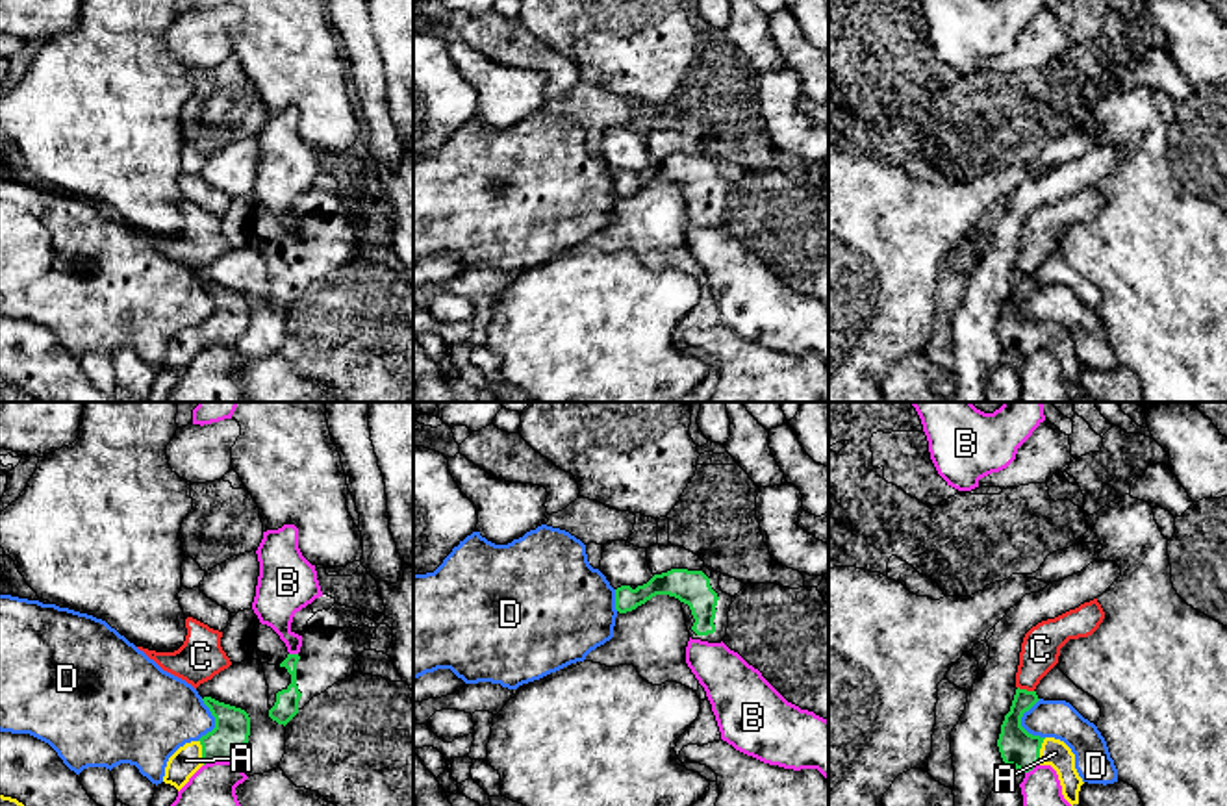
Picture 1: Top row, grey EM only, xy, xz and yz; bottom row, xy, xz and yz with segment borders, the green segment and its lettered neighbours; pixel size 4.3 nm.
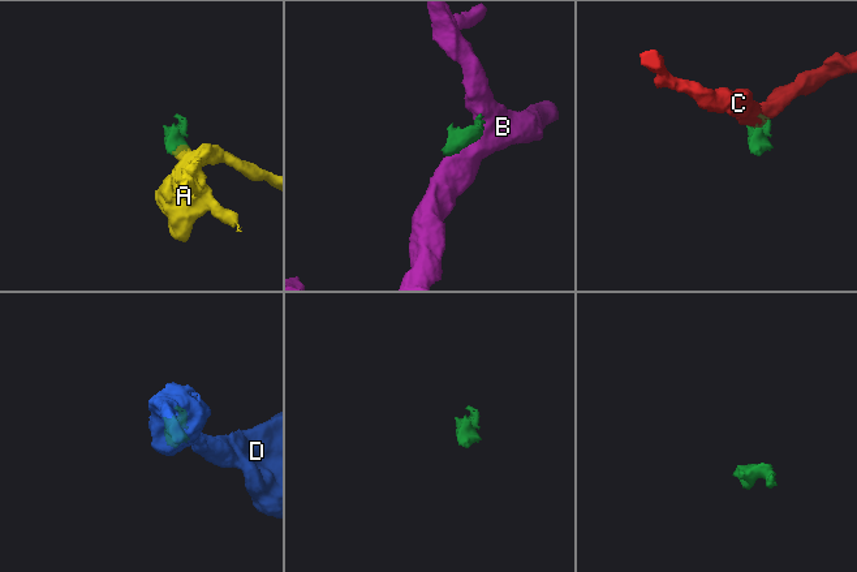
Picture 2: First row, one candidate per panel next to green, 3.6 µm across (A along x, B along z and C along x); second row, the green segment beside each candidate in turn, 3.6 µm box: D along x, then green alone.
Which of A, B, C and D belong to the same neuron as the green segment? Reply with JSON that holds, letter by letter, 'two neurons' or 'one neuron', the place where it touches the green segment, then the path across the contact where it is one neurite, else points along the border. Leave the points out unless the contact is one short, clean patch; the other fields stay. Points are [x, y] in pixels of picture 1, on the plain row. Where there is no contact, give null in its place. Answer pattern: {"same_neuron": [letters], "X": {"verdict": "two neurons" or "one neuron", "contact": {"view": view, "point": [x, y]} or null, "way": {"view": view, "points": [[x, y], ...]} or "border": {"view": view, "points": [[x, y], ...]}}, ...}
{"same_neuron": ["A"], "A": {"verdict": "one neuron", "contact": {"view": "yz", "point": [1038, 336]}, "way": {"view": "yz", "points": [[1020, 334], [1038, 336], [1055, 338]]}}, "B": {"verdict": "two neurons", "contact": {"view": "xy", "point": [219, 345]}}, "C": {"verdict": "two neurons", "contact": {"view": "yz", "point": [1025, 275]}, "border": {"view": "yz", "points": [[1018, 271], [1033, 277]]}}, "D": {"verdict": "two neurons", "contact": {"view": "yz", "point": [1020, 308]}, "border": {"view": "yz", "points": [[1040, 284], [1024, 299], [1022, 310], [1044, 323]]}}}

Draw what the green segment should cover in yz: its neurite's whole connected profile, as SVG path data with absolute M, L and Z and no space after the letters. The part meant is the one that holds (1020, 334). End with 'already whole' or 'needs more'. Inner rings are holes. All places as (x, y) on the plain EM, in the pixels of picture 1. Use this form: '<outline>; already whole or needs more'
M1016 274L1010 296L1005 300L997 332L1005 350L1012 350L1023 358L1036 350L1051 350L1060 365L1064 384L1073 391L1079 389L1079 376L1084 369L1075 354L1075 339L1055 322L1040 322L1029 319L1021 311L1021 302L1038 287L1036 276Z; needs more

